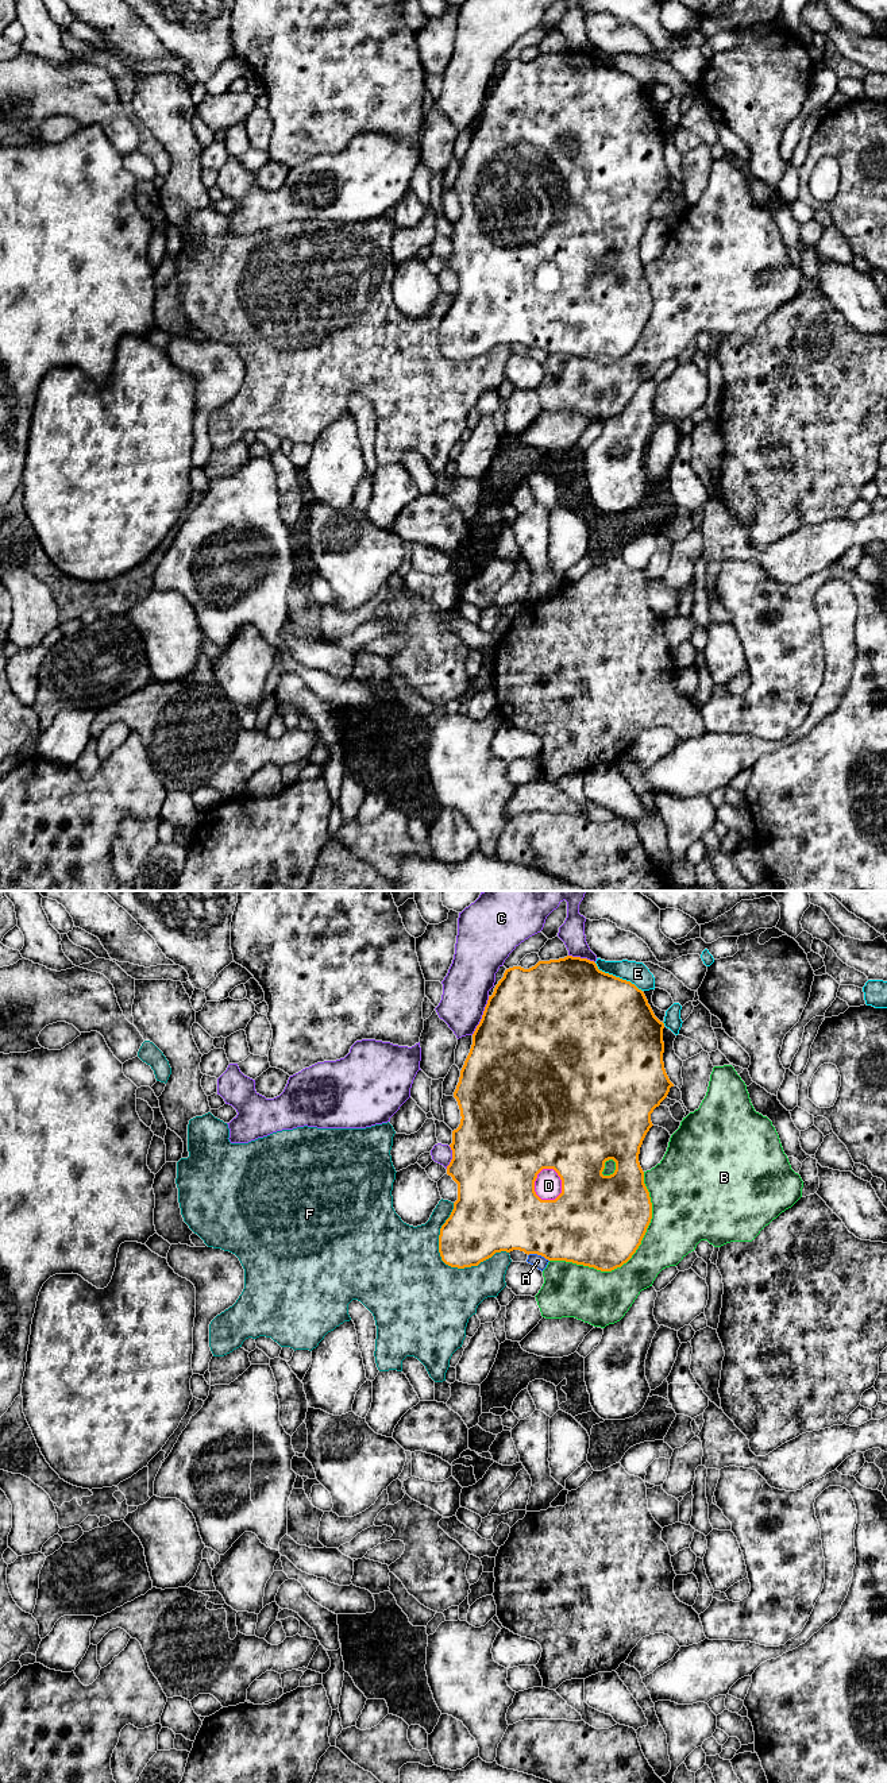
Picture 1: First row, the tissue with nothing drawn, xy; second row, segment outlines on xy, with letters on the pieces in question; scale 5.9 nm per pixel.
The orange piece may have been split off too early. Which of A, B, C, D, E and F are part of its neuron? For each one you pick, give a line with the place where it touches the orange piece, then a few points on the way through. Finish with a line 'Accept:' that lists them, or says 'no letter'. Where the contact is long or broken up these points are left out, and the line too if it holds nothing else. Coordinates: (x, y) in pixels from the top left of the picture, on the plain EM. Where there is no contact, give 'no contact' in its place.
D: xy (560, 271)
Accept: D

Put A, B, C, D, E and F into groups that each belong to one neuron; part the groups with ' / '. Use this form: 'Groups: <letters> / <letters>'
Groups: A / B / C / D / E / F

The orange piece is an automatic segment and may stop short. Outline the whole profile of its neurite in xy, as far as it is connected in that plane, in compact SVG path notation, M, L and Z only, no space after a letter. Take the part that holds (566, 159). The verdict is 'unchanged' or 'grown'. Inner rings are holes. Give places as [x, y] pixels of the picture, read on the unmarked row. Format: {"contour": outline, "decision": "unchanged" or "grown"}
{"contour": "M567 49L539 54L529 62L513 59L505 63L493 88L489 89L482 112L473 127L473 138L454 185L462 212L459 220L452 224L450 238L452 252L447 259L447 267L458 277L458 293L439 328L439 346L446 358L458 362L471 360L495 346L520 343L528 348L541 348L548 354L566 354L612 364L632 351L652 312L652 296L639 255L640 240L653 219L651 207L674 180L663 155L663 121L664 116L655 109L641 82L630 74L599 63L597 57L587 51ZM609 252L616 255L616 263L610 269L603 269L605 255Z", "decision": "grown"}

